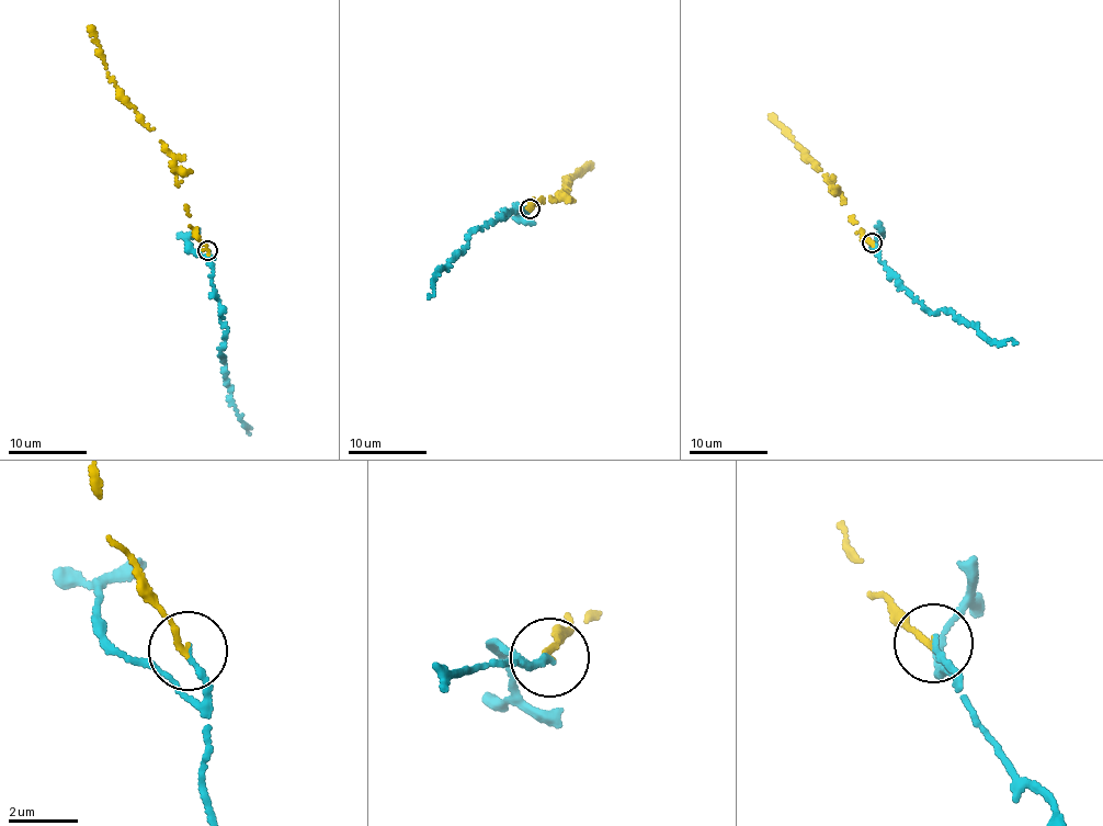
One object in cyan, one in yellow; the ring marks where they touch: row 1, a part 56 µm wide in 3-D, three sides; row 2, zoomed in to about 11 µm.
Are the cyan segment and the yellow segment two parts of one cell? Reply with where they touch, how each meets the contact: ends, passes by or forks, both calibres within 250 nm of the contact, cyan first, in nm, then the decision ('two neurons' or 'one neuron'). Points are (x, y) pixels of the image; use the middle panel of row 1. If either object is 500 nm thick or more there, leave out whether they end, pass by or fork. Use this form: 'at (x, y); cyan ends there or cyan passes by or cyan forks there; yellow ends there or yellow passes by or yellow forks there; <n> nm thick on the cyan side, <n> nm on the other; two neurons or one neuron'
at (530, 208); cyan ends there; yellow ends there; 170 nm thick on the cyan side, 160 nm on the other; one neuron

